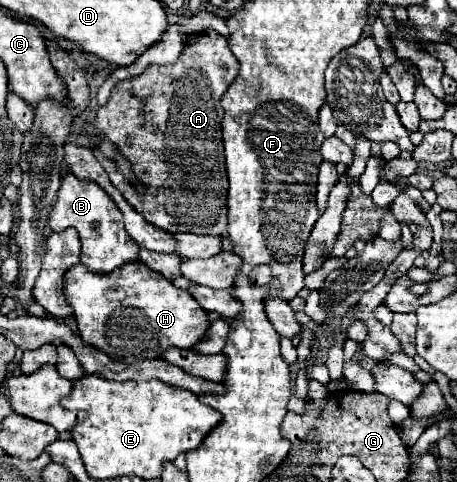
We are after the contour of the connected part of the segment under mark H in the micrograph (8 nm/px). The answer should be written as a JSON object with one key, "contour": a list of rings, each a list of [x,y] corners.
{"contour":[[[141,261],[123,265],[111,275],[91,273],[89,269],[85,269],[85,265],[77,263],[65,273],[65,297],[73,307],[81,339],[87,345],[95,345],[95,349],[101,349],[115,361],[137,363],[143,359],[159,359],[161,353],[165,353],[165,349],[169,347],[191,349],[205,337],[209,329],[209,315],[205,313],[205,309],[201,309],[201,305],[197,305],[193,295],[185,289],[177,289],[171,281],[161,277],[161,273],[151,271]]]}

